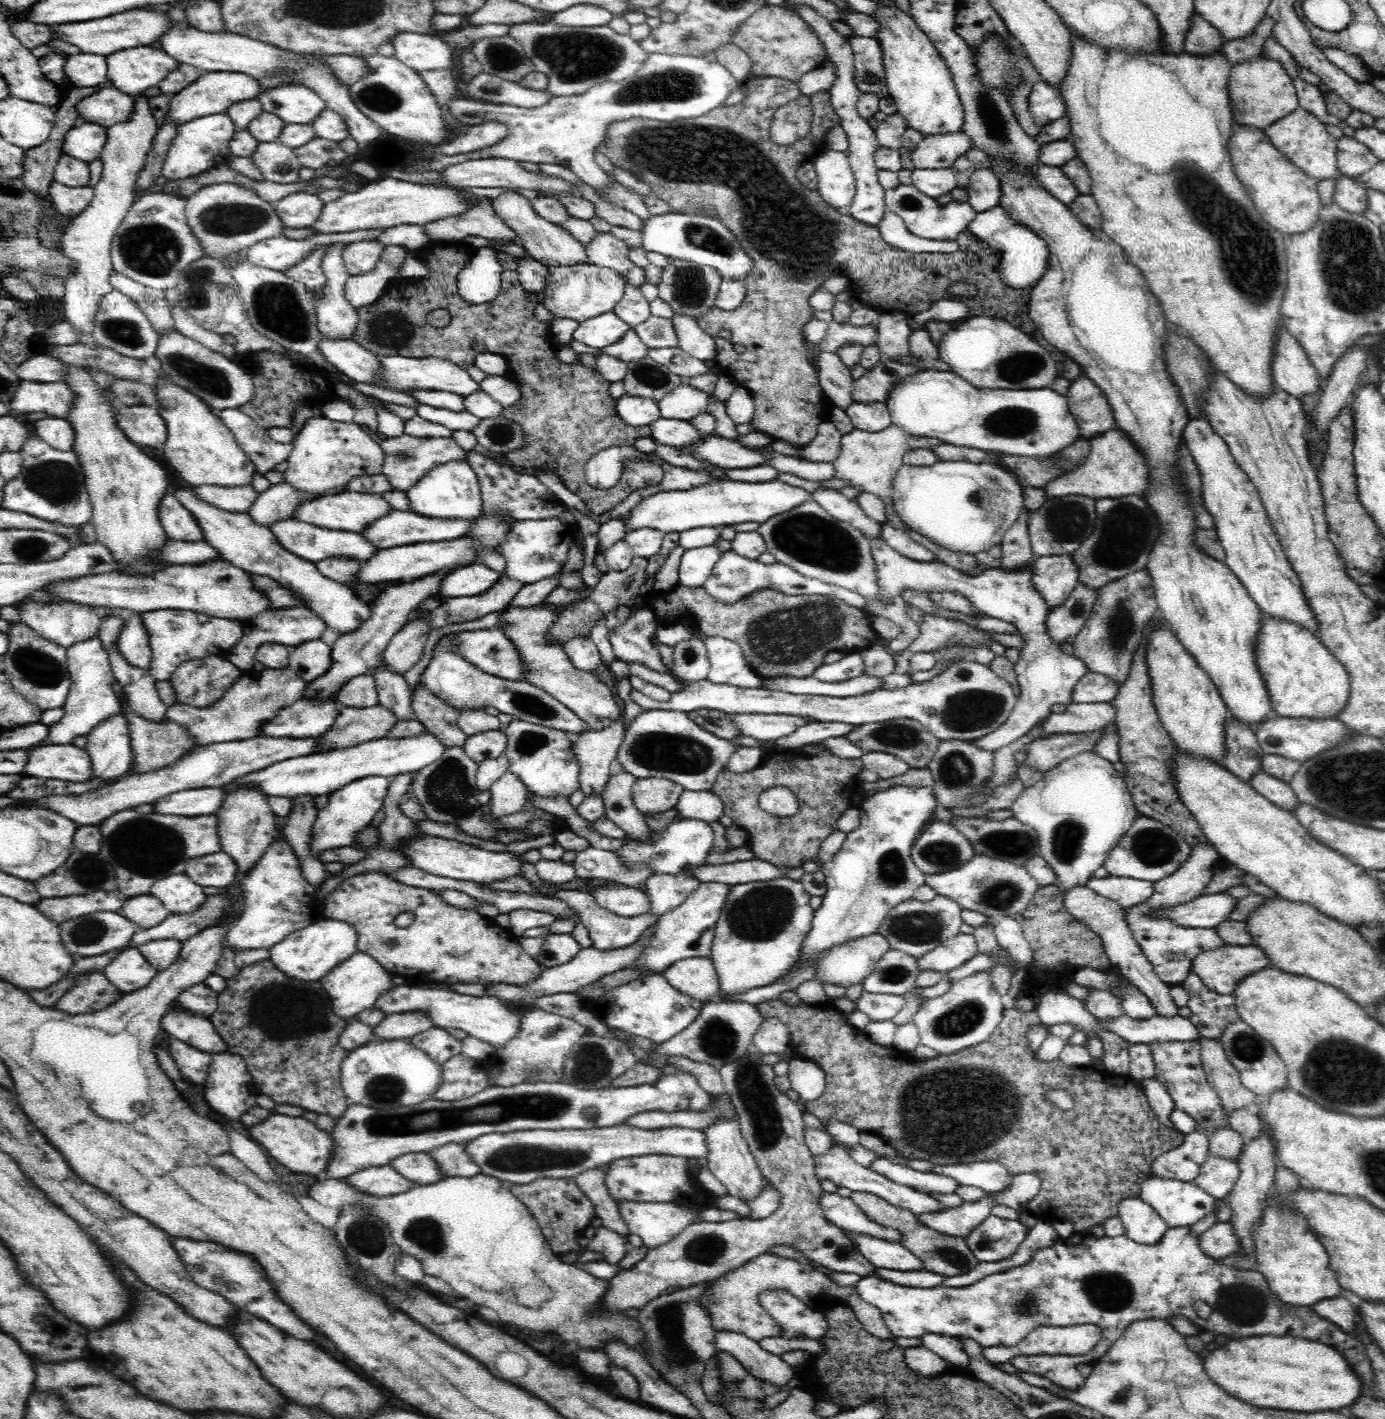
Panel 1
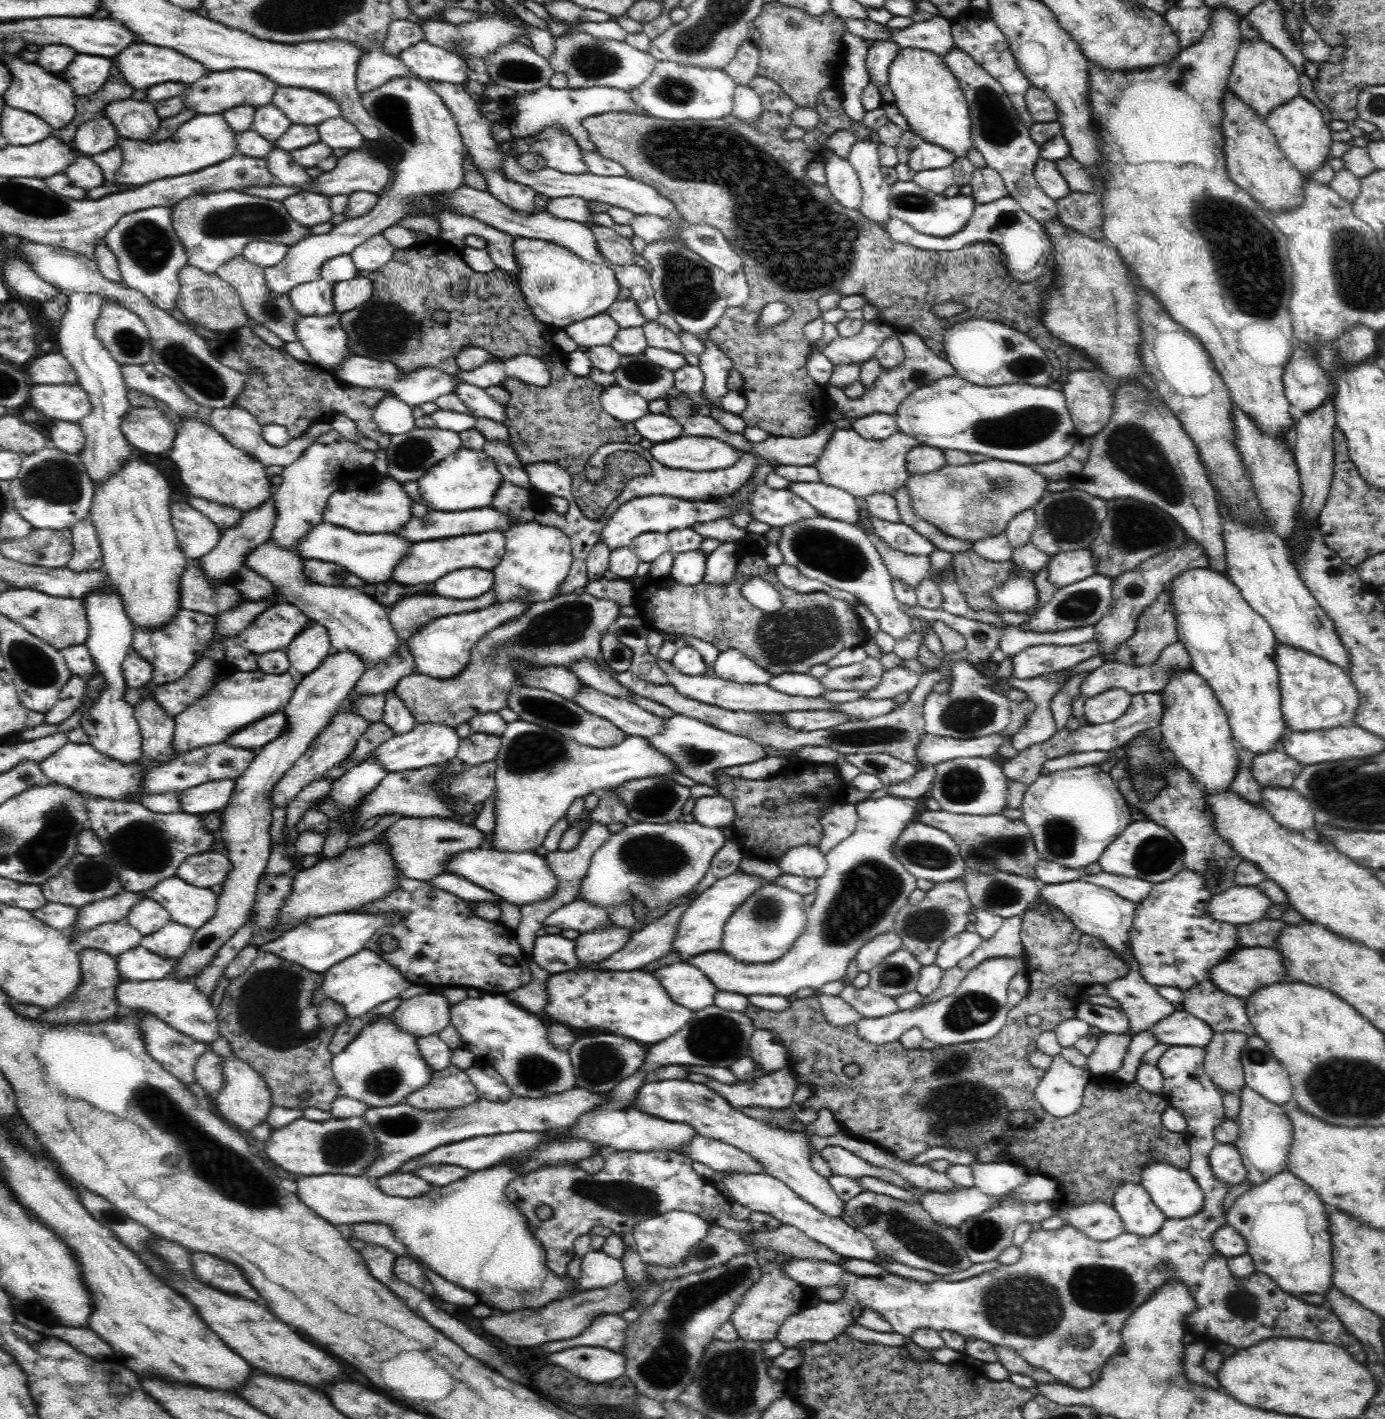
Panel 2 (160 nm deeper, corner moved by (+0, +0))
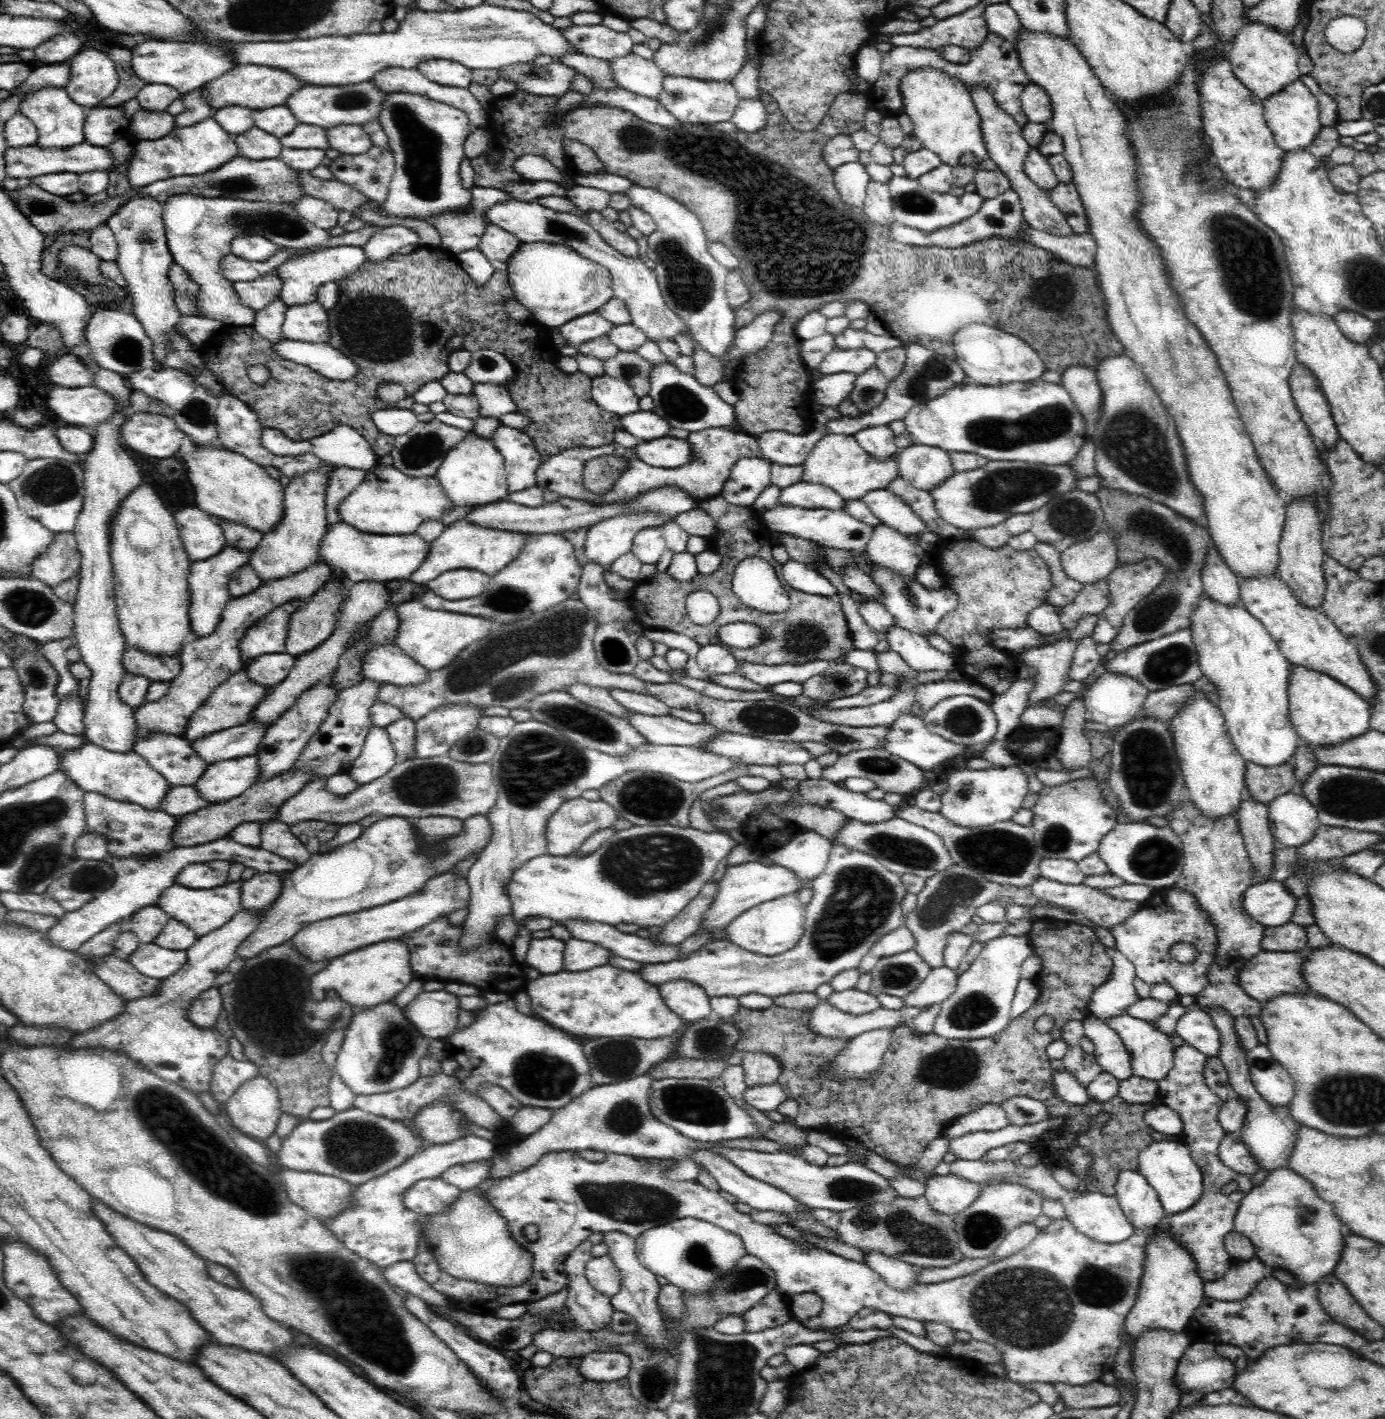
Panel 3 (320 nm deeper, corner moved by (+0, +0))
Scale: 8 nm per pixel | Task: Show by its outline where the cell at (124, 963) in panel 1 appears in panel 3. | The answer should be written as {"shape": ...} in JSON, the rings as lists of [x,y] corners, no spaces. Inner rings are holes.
{"shape":[[[155,942],[142,944],[130,958],[130,964],[144,976],[164,980],[178,972],[186,964],[188,954],[158,946]]]}

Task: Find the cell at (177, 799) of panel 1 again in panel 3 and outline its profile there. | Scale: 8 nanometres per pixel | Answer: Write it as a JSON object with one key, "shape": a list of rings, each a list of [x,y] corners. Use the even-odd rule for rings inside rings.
{"shape":[[[258,755],[242,756],[209,765],[195,787],[211,804],[225,803],[254,786],[259,781],[259,774]]]}

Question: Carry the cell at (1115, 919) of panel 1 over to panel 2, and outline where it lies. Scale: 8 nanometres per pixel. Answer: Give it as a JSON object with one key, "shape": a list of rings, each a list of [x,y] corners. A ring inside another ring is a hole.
{"shape":[[[1082,880],[1060,885],[1040,884],[1038,898],[1064,913],[1082,932],[1096,936],[1118,958],[1121,952],[1131,955],[1128,947],[1128,930],[1136,916],[1136,903],[1116,895],[1112,890]]]}

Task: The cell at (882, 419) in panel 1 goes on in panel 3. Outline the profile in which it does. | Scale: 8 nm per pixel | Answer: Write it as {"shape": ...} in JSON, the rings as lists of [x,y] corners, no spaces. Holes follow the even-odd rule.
{"shape":[[[888,425],[865,428],[854,435],[862,449],[876,461],[896,457],[901,450],[897,447],[894,433]]]}

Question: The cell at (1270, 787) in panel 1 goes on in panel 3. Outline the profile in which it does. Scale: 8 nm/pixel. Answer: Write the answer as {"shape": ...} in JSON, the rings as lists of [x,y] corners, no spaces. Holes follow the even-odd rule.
{"shape":[[[1284,793],[1267,807],[1270,831],[1279,847],[1300,848],[1314,838],[1321,826],[1316,807],[1303,794]]]}

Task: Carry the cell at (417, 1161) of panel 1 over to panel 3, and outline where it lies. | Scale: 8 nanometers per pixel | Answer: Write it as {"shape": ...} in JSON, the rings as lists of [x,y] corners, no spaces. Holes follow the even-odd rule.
{"shape":[[[476,1160],[476,1162],[454,1165],[443,1172],[441,1178],[460,1190],[469,1191],[490,1178],[491,1164],[491,1160]]]}

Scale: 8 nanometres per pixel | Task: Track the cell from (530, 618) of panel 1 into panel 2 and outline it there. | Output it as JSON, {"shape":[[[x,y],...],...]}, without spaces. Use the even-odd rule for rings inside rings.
{"shape":[[[584,687],[573,701],[588,712],[609,720],[630,736],[650,740],[665,729],[665,719],[661,716],[632,701],[608,696],[590,687]]]}

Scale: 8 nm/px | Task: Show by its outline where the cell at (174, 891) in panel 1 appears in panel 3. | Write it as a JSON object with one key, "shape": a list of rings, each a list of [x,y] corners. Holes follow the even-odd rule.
{"shape":[[[242,880],[227,883],[212,889],[194,890],[174,884],[168,890],[162,891],[157,900],[157,906],[160,907],[169,918],[175,918],[184,924],[187,924],[196,934],[196,938],[206,936],[210,932],[224,926],[238,911],[242,909],[241,905],[241,885]]]}

